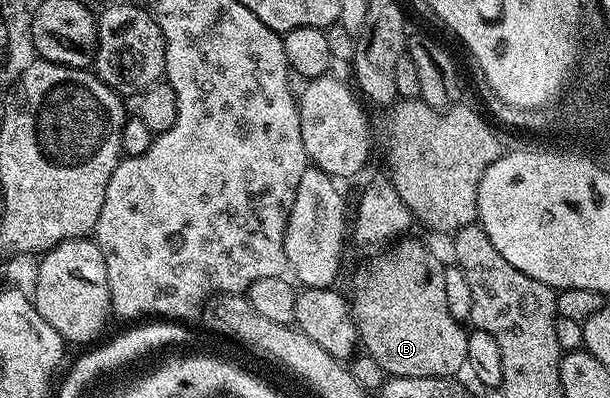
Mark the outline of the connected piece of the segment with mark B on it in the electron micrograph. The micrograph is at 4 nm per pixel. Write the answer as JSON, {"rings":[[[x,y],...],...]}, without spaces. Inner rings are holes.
{"rings":[[[401,238],[386,247],[366,268],[357,272],[353,280],[351,307],[353,321],[357,323],[357,339],[368,356],[375,358],[390,377],[394,376],[444,376],[453,378],[467,364],[466,331],[447,310],[447,293],[443,287],[446,265],[437,261],[437,256],[425,244],[417,240]]]}

